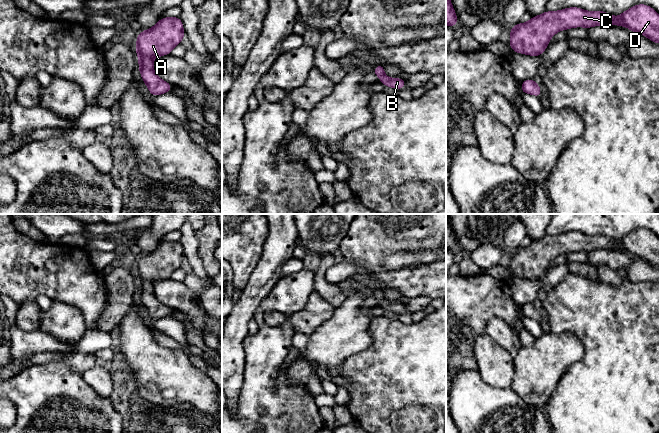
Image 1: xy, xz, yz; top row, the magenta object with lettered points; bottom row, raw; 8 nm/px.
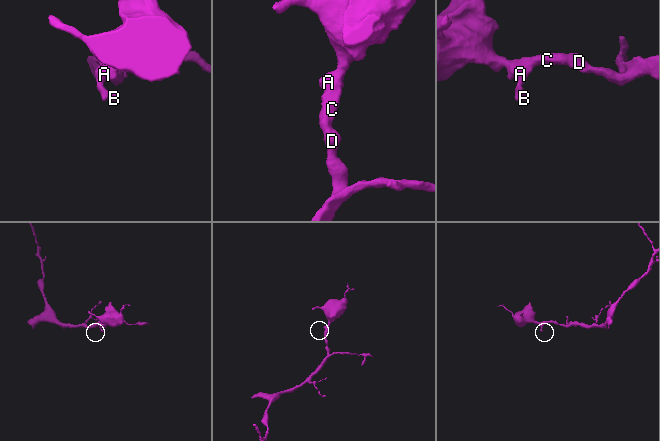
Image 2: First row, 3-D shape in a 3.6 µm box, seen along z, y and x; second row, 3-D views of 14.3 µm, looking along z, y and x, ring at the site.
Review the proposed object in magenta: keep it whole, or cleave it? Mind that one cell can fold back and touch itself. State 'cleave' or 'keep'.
keep

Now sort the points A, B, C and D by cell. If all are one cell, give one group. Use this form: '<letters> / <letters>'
A B C D

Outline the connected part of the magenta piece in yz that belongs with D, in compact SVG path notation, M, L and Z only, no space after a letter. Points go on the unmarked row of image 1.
M637 228L618 241L604 235L591 236L578 231L546 235L531 241L526 247L511 251L509 268L512 276L541 280L557 256L601 249L624 250L634 257L646 260L654 267L659 267L659 238L646 228Z

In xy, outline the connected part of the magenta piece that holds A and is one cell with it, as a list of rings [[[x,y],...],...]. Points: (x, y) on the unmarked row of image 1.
[[[173,240],[160,243],[152,252],[138,258],[135,272],[138,294],[153,321],[169,316],[173,311],[155,297],[153,284],[159,280],[170,279],[171,274],[182,267],[184,260],[182,244]]]

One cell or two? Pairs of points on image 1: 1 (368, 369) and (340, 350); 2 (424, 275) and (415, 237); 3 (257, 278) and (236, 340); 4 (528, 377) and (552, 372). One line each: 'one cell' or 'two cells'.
1: two cells
2: one cell
3: one cell
4: one cell

